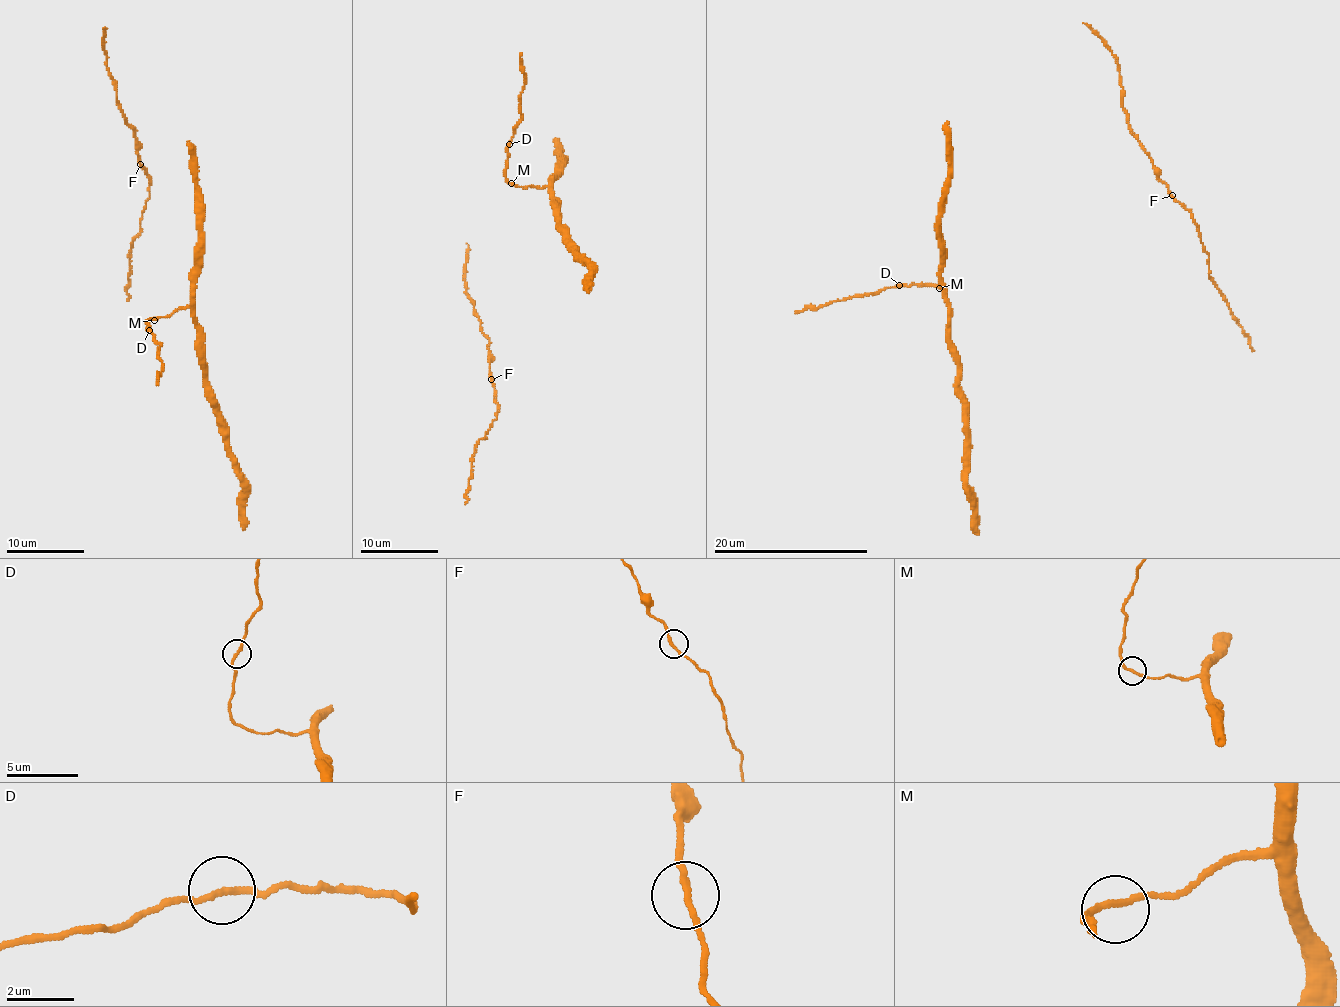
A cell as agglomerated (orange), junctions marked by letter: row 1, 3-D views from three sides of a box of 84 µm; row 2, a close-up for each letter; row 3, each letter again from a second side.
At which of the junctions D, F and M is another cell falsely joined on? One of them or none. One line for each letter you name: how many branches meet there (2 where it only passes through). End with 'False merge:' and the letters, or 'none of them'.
False merge: none of them

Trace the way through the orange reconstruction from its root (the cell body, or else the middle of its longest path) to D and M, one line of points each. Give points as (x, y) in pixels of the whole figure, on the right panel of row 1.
D: (949, 122), (948, 191), (944, 212), (940, 216), (940, 281), (945, 286), (942, 289), (933, 284), (898, 285)
M: (949, 122), (948, 191), (944, 212), (940, 216), (940, 281), (945, 284), (942, 289), (939, 288)

